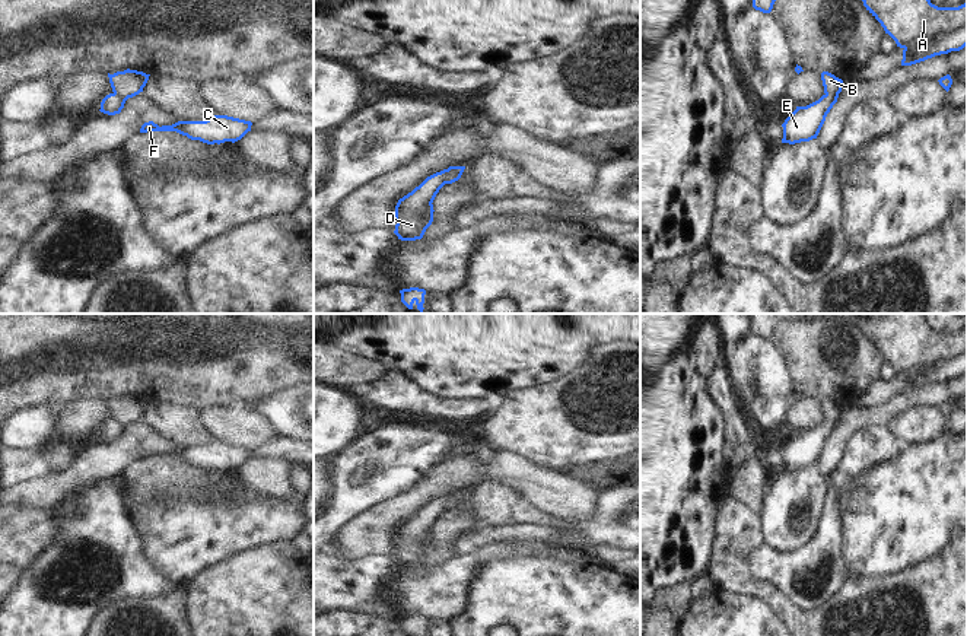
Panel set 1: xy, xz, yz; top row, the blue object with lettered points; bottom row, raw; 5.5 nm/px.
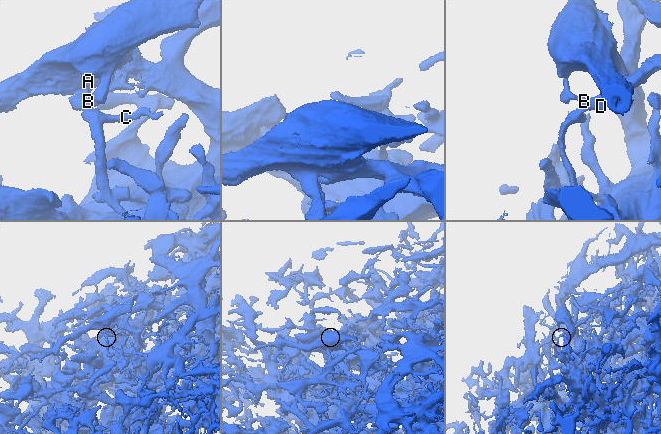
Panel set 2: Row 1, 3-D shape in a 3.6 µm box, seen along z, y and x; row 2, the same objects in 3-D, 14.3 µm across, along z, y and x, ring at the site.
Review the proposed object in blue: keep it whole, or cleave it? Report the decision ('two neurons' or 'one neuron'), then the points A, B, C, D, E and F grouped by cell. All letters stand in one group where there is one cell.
two neurons; groups A B / C D E F

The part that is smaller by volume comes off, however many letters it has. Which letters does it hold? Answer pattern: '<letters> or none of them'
C, D, E, F

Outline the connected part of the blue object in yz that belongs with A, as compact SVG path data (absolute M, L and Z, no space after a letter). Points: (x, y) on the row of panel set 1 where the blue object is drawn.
M862 0L900 48L967 28L967 3L938 7L931 0Z

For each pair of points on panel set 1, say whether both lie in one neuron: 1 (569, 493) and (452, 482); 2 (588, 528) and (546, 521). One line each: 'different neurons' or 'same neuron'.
1: same neuron
2: different neurons

